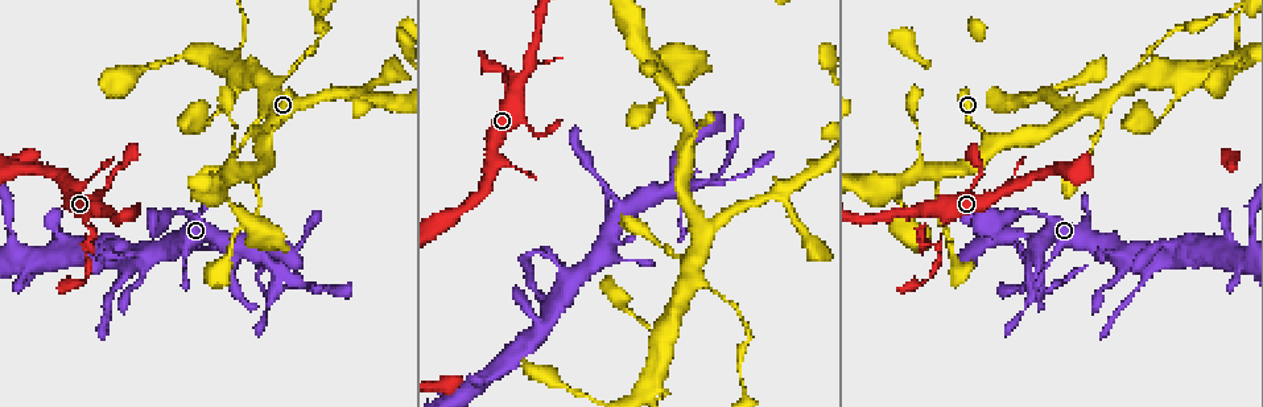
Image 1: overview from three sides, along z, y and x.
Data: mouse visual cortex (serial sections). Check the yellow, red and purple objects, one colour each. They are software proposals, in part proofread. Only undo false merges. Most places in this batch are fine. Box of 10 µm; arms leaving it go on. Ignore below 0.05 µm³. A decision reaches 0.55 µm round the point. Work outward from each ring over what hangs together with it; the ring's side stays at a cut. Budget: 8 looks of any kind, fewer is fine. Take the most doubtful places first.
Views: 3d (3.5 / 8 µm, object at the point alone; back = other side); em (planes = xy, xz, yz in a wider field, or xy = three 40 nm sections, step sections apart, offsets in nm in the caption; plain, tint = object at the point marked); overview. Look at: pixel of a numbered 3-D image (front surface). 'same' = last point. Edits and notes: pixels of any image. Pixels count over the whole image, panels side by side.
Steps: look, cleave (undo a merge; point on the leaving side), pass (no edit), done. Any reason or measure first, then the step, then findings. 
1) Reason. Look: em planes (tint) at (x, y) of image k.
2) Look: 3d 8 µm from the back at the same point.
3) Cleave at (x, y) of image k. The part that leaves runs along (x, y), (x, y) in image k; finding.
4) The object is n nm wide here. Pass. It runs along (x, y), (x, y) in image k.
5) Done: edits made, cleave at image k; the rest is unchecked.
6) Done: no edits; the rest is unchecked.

Arms part here. Look: 3d 3.5 µm at (1042, 93) of image 1.

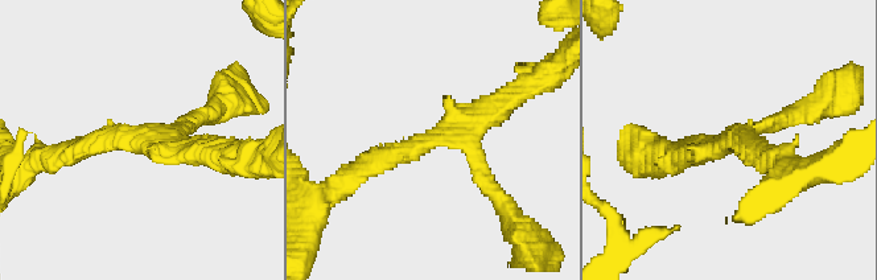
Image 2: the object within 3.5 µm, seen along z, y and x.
3 arms meet here; the arms are 200, 250, 250 nm wide; need the tissue. Look: em xy step 3 (tint) at (728, 136) of image 2.

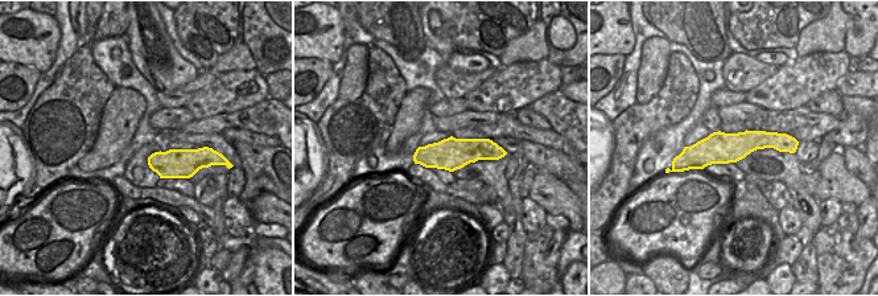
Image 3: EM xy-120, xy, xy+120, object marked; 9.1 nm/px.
Another direction. Look: em xy step 1 (tint) at the same point.

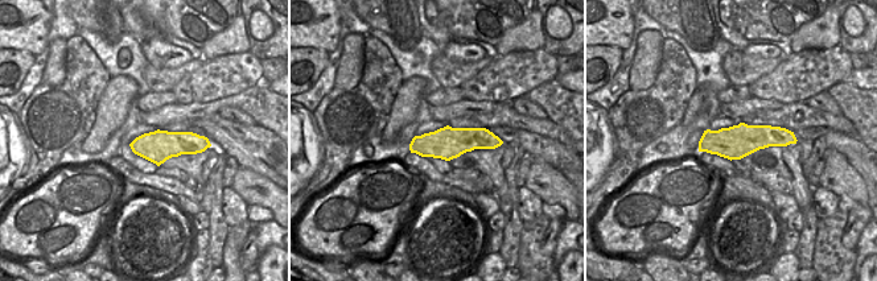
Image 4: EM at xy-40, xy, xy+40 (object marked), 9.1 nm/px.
Pass. It runs along (361, 168), (510, 98) in image 2; all the same cell.

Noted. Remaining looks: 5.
Look: 3d 3.5 µm at (938, 241) of image 1.

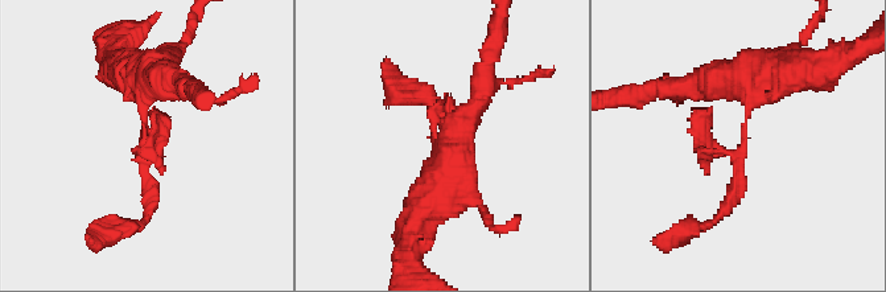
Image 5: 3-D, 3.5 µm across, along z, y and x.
Need the tissue. Look: em xy step 3 (tint) at (746, 138) of image 5.

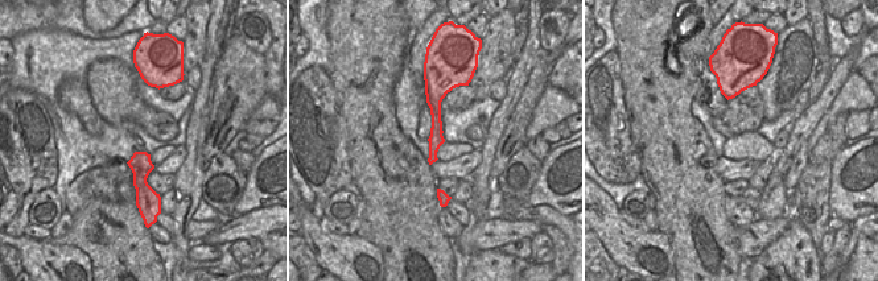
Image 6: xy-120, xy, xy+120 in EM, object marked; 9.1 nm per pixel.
Pass. It runs along (428, 81), (436, 112), (432, 158) in image 6; one cell here.

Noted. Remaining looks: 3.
Calibre changes. Look: 3d 3.5 µm from the back at (1145, 273) of image 1.

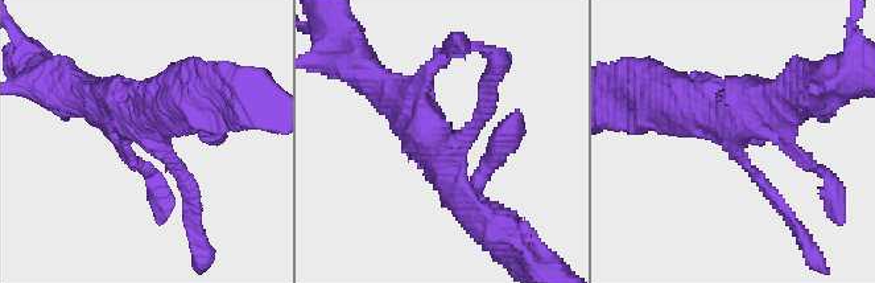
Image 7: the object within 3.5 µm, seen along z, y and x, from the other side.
Now the EM. Look: em xy step 3 (tint) at (152, 147) of image 7.

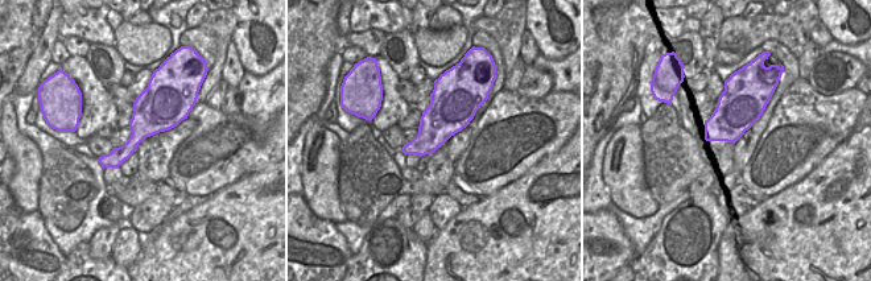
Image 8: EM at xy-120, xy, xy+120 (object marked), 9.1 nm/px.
The object is 360 nm wide here. Pass. It runs along (106, 97), (182, 173), (194, 206) in image 7; one cell here.

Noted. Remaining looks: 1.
Done: no edits; the rest is unchecked.

